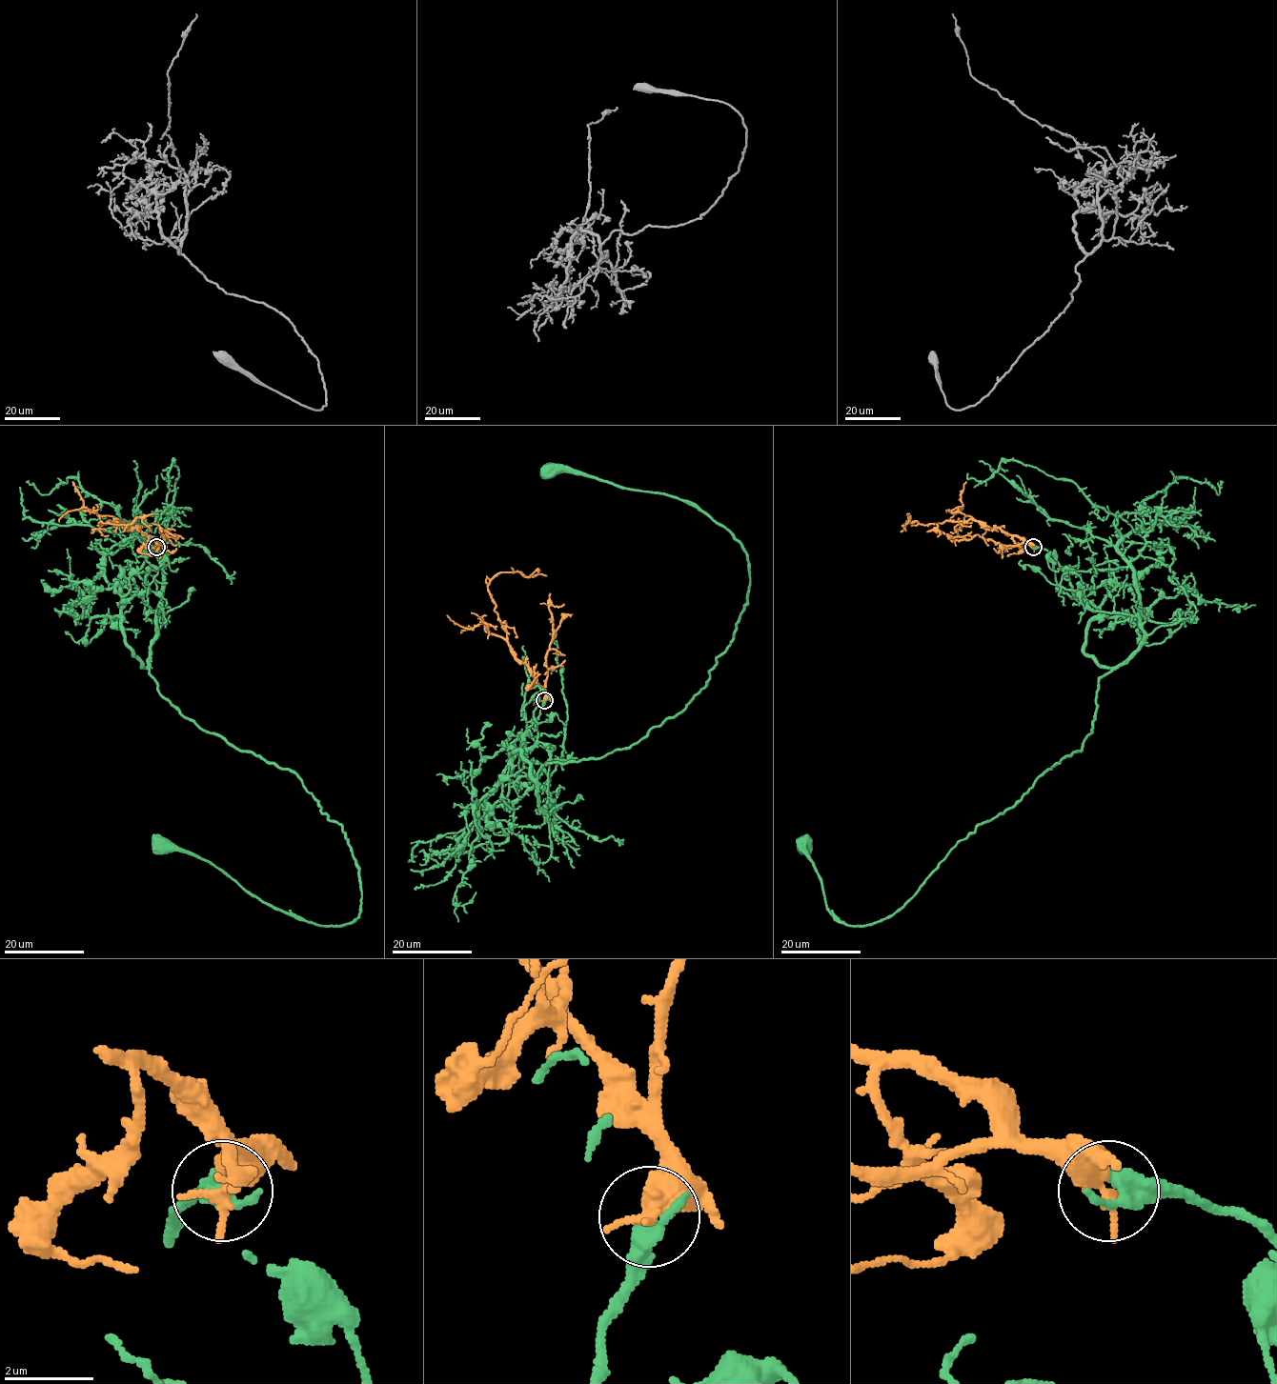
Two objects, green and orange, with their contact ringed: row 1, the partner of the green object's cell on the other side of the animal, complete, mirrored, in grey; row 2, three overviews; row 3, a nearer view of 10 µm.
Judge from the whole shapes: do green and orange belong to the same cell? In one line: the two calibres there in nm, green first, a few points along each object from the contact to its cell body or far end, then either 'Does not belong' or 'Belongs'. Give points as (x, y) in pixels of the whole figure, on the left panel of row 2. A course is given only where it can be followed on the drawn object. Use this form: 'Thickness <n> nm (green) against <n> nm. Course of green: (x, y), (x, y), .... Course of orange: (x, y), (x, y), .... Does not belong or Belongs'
Thickness 400 nm (green) against 550 nm. Course of green: (156, 547), (122, 597), (124, 643), (183, 715), (290, 770), (341, 826), (361, 912), (318, 925), (161, 846). Course of orange: (156, 548), (157, 543), (137, 528), (127, 529), (118, 519), (99, 523), (131, 524), (137, 517), (158, 513). Does not belong

